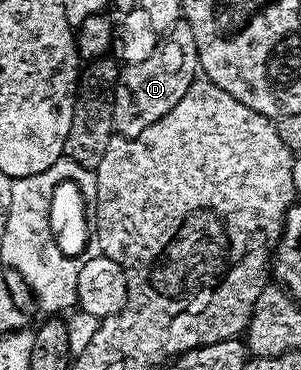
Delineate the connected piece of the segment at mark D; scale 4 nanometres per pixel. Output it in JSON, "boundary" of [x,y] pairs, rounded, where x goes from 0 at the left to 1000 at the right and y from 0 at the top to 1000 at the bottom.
{"boundary":[[[618,59],[578,65],[561,84],[538,89],[522,127],[482,168],[409,173],[395,186],[395,208],[382,216],[369,295],[375,297],[375,349],[402,368],[452,368],[522,330],[522,319],[548,319],[601,265],[615,265],[615,243],[654,211],[664,192],[654,114],[641,103],[641,81]]]}

